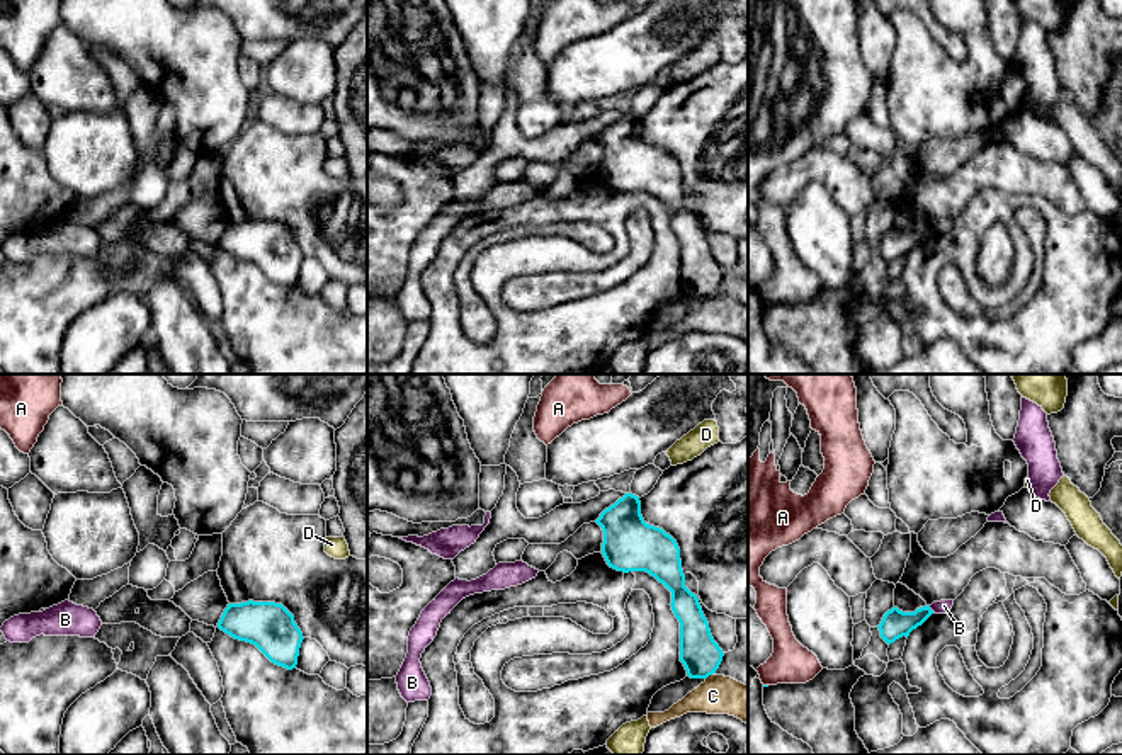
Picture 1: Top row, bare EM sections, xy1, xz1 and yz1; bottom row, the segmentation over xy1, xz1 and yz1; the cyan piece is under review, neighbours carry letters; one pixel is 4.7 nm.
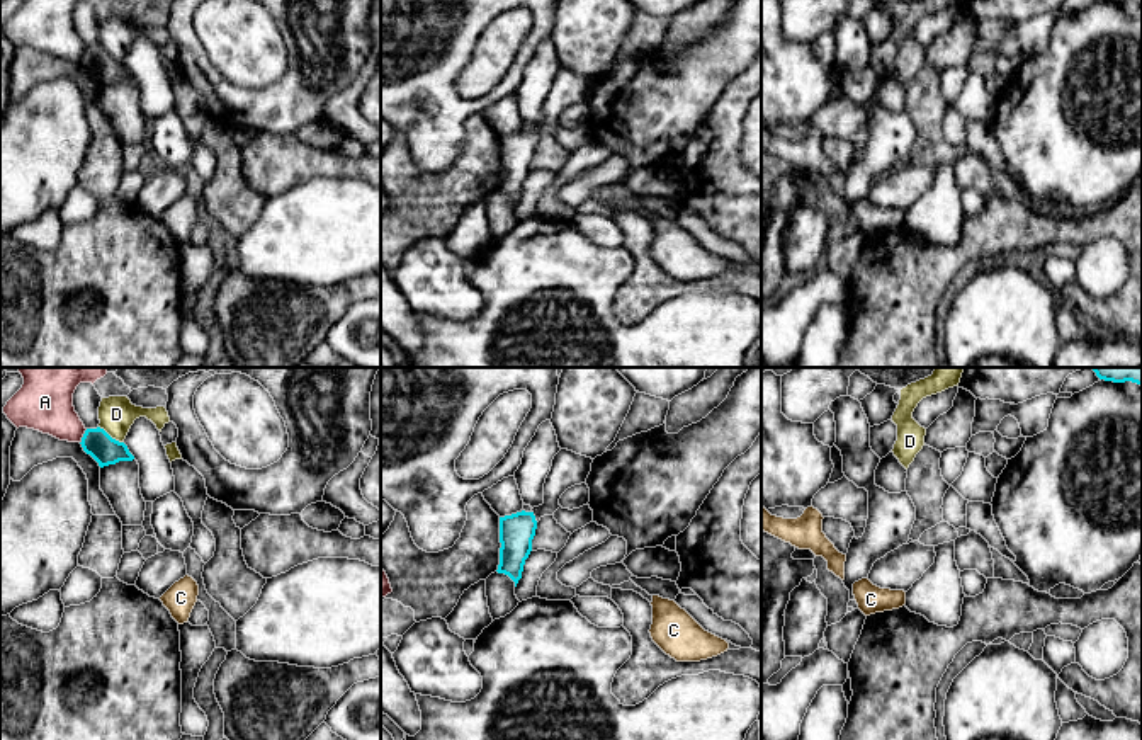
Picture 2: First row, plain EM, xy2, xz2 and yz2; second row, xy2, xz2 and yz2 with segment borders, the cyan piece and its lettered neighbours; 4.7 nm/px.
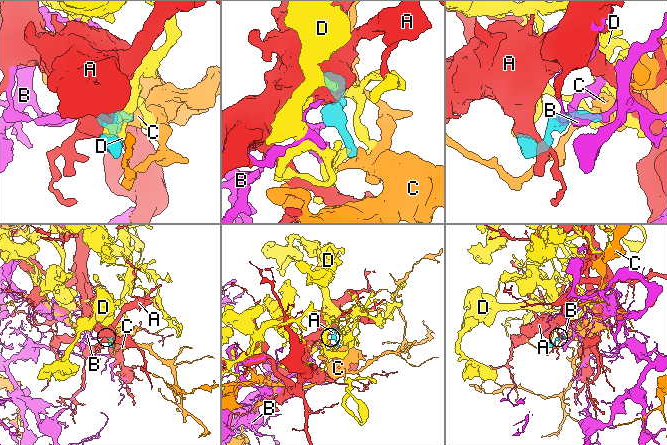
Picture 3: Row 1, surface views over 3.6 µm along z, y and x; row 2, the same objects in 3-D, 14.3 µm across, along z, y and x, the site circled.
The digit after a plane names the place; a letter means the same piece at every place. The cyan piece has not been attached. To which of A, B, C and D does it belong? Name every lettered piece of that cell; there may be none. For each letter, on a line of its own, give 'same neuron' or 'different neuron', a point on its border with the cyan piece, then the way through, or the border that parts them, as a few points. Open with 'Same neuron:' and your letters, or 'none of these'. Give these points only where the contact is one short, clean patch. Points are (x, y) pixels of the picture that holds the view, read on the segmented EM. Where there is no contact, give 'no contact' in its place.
Same neuron: none of these
A: different neuron; meets cyan in xy2 at (84, 436); border along xy2 (87, 429), (80, 443)
B: different neuron; meets cyan in yz1 at (930, 609); border along yz1 (929, 606), (934, 611)
C: different neuron; meets cyan in xz1 at (708, 675); border along xz1 (711, 674), (706, 679)
D: different neuron; meets cyan in xy2 at (109, 436); border along xy2 (99, 426), (123, 443)

